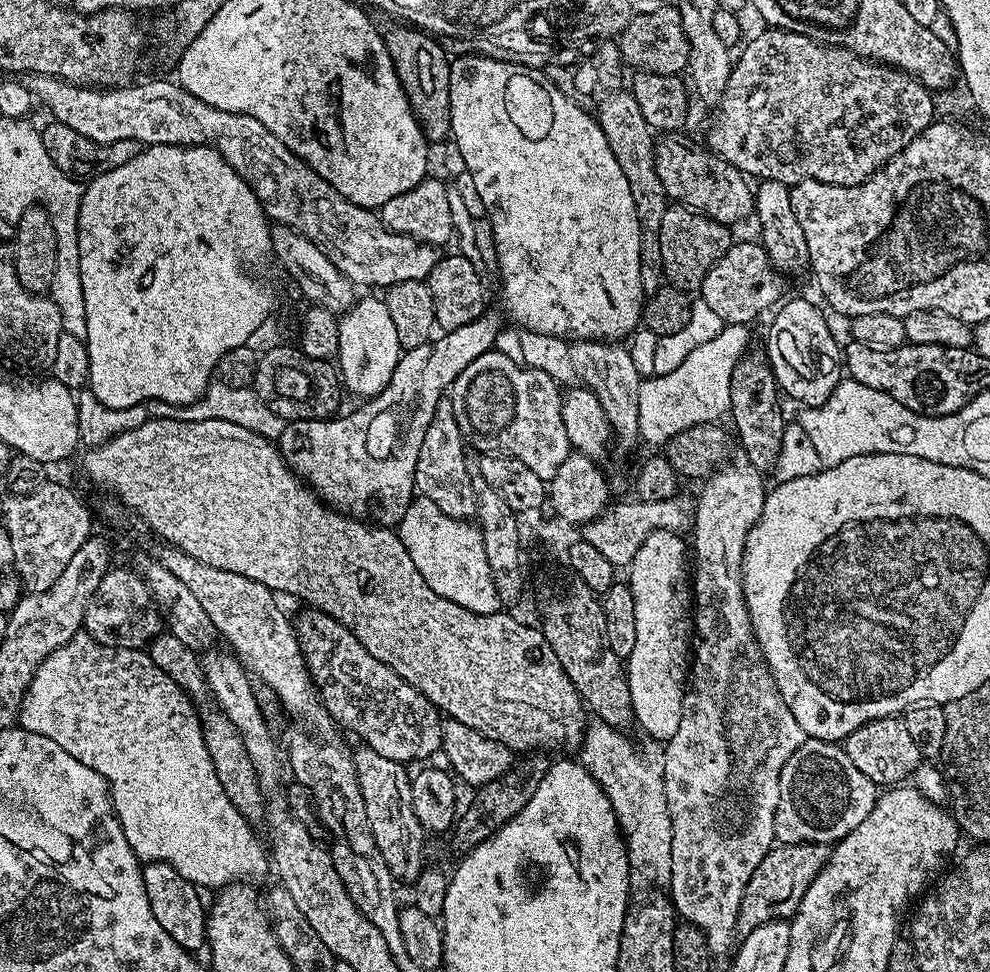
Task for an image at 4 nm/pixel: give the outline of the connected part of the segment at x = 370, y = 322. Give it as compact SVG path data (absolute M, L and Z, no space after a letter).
M368 294L365 300L357 299L338 320L338 375L343 387L356 396L364 396L360 398L377 396L387 386L402 355L390 310L386 310L383 299L376 297L375 300L372 296L375 295Z

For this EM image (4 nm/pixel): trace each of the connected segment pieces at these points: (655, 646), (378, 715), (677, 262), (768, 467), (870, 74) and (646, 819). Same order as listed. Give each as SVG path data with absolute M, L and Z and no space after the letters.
M667 528L656 529L656 531L647 536L646 542L642 542L642 546L638 546L638 554L634 554L632 563L627 565L626 568L626 572L628 572L626 583L630 586L630 590L634 594L634 619L638 621L638 642L634 642L634 651L632 655L628 656L625 665L628 685L630 686L633 717L638 726L640 724L650 737L660 740L659 742L667 742L670 737L674 736L675 731L678 730L682 718L682 710L684 709L684 693L687 691L687 681L690 676L690 645L694 640L694 629L692 626L692 589L688 581L690 576L690 560L686 555L685 541L683 544L680 540L683 539L681 539L677 533L669 532Z
M304 610L300 616L300 621L295 621L296 638L300 642L300 654L304 658L304 664L308 667L308 675L312 677L313 684L318 689L318 695L324 702L324 708L328 711L333 720L341 729L353 732L356 736L361 736L363 743L372 748L382 758L390 758L401 762L408 760L424 760L427 756L432 756L441 751L440 739L444 733L442 727L442 713L439 708L435 708L418 689L410 686L390 666L378 662L362 642L353 632L342 622L338 622L332 616L327 616L325 612L315 610Z
M669 203L666 214L662 214L660 227L660 253L662 254L662 276L671 287L682 288L692 294L699 289L704 275L726 254L726 250L734 243L733 229L727 224L695 212L693 208L685 208L683 204Z
M763 351L752 352L740 357L730 378L730 421L736 427L735 435L742 447L742 454L756 469L765 474L771 473L778 462L782 449L783 432L786 425L784 412L780 409L782 393L778 382L768 365L768 357Z
M765 27L763 29L764 32L760 32L756 37L753 38L752 41L749 42L748 45L745 43L743 45L744 53L741 56L737 55L735 57L732 73L730 74L730 78L726 82L726 90L722 94L722 98L720 99L720 103L718 107L715 109L716 117L712 120L712 129L708 132L708 141L706 141L707 147L711 149L713 153L717 156L721 156L722 159L725 160L728 164L733 164L734 167L743 172L745 176L749 178L755 178L757 181L761 180L777 180L778 182L782 182L783 184L787 184L789 186L797 184L798 182L802 182L803 180L817 180L818 182L826 182L827 184L837 184L838 186L858 186L862 182L866 182L873 176L876 171L880 168L884 167L885 164L890 163L897 156L899 152L902 150L906 150L906 146L910 146L910 142L914 142L914 138L918 134L922 134L925 132L928 127L934 122L934 117L937 115L936 109L936 101L934 99L933 93L930 91L928 87L921 80L915 80L908 72L903 72L901 68L891 68L888 64L881 64L874 60L868 60L865 56L859 56L858 54L854 54L850 50L846 50L845 48L840 48L836 44L824 44L821 40L815 40L814 38L810 38L809 36L803 36L802 34L798 34L797 32L787 32L786 30L782 30L781 28L770 28Z
M592 722L585 727L584 742L578 749L578 763L591 774L594 782L598 782L598 786L602 786L606 798L610 798L610 806L614 806L616 821L628 848L631 879L640 884L667 885L672 878L672 827L661 761L651 760L646 753L639 752L635 742L621 729Z

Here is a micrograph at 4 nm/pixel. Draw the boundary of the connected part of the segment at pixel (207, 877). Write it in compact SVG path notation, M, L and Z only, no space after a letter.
M86 631L77 632L74 638L70 638L70 642L66 642L66 646L54 650L54 654L50 654L44 659L42 666L38 666L28 687L28 693L24 695L18 724L27 732L50 738L50 742L58 742L58 746L62 746L62 750L66 750L66 754L74 754L74 758L78 758L78 762L82 762L82 766L90 766L90 770L94 770L108 781L112 808L116 812L116 817L120 819L120 825L126 834L126 842L130 842L134 854L140 861L174 866L174 870L178 870L178 874L182 874L182 878L186 878L191 884L195 884L201 889L212 888L211 890L219 890L226 884L252 882L255 881L255 876L269 871L270 860L266 855L265 845L262 840L262 845L260 845L259 838L252 833L253 825L242 814L238 814L238 810L232 805L230 798L226 798L226 790L222 790L222 782L218 782L214 762L210 762L210 750L206 750L204 727L200 724L200 712L193 704L191 696L187 696L180 689L178 682L174 682L174 678L170 678L170 674L162 674L162 670L158 670L158 666L154 666L147 651L140 648L111 648L90 638L90 634Z

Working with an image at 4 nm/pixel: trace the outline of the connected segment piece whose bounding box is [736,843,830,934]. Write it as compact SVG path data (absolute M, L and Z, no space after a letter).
M777 843L773 846L766 858L758 862L758 870L750 874L750 882L746 882L746 894L742 894L742 906L738 906L736 932L743 934L771 920L795 916L806 890L810 890L810 882L823 870L829 851L827 844Z

